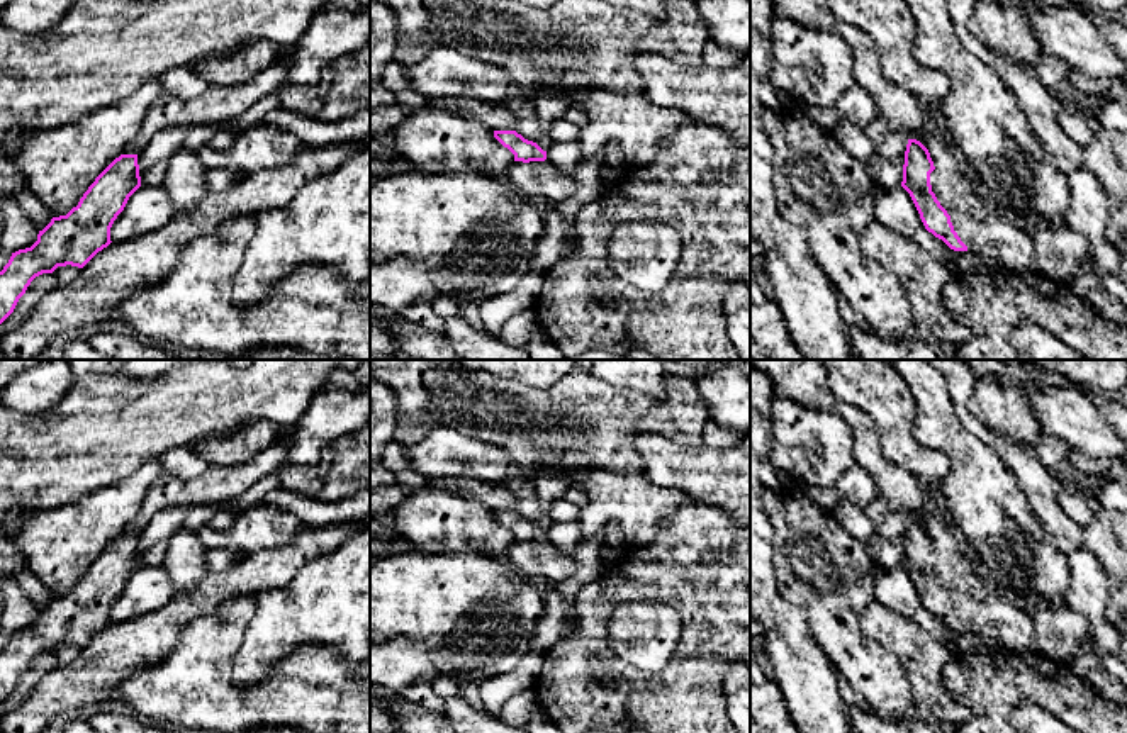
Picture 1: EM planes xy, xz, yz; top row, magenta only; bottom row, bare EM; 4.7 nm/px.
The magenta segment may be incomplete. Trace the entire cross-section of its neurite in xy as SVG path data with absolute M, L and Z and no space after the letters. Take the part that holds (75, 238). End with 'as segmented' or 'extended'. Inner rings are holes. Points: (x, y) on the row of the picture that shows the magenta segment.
M121 154L95 178L76 207L53 217L31 248L12 253L0 271L0 324L36 277L66 265L83 268L107 248L114 221L139 187L137 154Z; as segmented

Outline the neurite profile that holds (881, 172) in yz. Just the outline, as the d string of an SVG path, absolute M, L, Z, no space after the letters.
M874 154L867 161L869 175L876 187L893 188L903 182L905 156L886 159Z

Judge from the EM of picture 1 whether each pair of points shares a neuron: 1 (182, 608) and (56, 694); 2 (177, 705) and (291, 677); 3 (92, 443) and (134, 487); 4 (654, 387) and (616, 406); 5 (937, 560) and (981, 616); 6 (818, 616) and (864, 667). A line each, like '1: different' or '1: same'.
1: same
2: same
3: different
4: different
5: same
6: same

